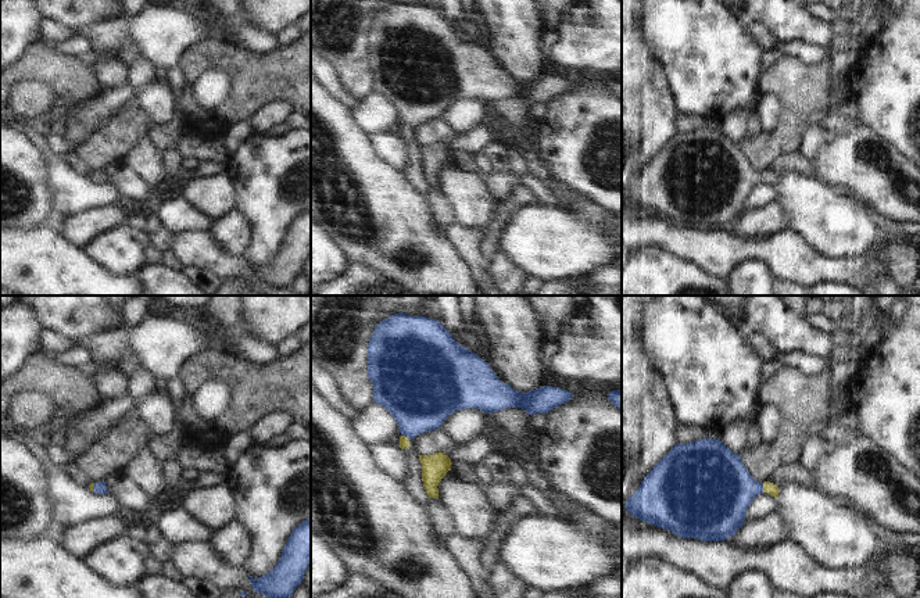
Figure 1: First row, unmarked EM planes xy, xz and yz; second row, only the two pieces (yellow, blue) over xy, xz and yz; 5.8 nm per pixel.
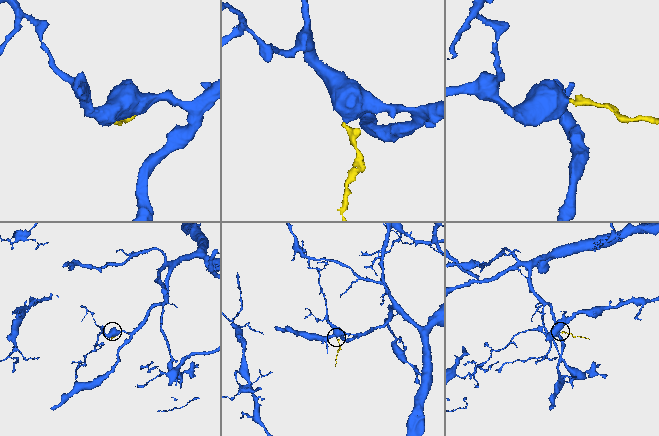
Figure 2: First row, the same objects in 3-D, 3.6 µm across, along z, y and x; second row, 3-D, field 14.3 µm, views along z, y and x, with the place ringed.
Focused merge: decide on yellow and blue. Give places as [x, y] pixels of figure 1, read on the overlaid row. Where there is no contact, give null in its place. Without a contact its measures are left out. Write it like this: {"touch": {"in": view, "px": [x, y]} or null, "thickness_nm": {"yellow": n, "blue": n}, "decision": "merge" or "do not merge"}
{"touch": {"in": "yz", "px": [763, 487]}, "thickness_nm": {"yellow": 70, "blue": 380}, "decision": "merge"}

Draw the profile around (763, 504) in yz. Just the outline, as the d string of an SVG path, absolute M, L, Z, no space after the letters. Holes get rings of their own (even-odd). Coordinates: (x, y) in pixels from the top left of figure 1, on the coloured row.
M767 493L759 494L753 498L747 509L744 522L753 522L763 519L777 511L777 501Z

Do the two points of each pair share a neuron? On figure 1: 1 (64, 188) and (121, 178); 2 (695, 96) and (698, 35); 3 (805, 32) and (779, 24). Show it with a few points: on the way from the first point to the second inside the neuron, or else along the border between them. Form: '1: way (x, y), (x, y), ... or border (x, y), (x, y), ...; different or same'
1: border (108, 182), (122, 196); different
2: way (698, 81), (698, 50); same
3: way (798, 25), (786, 24); same

